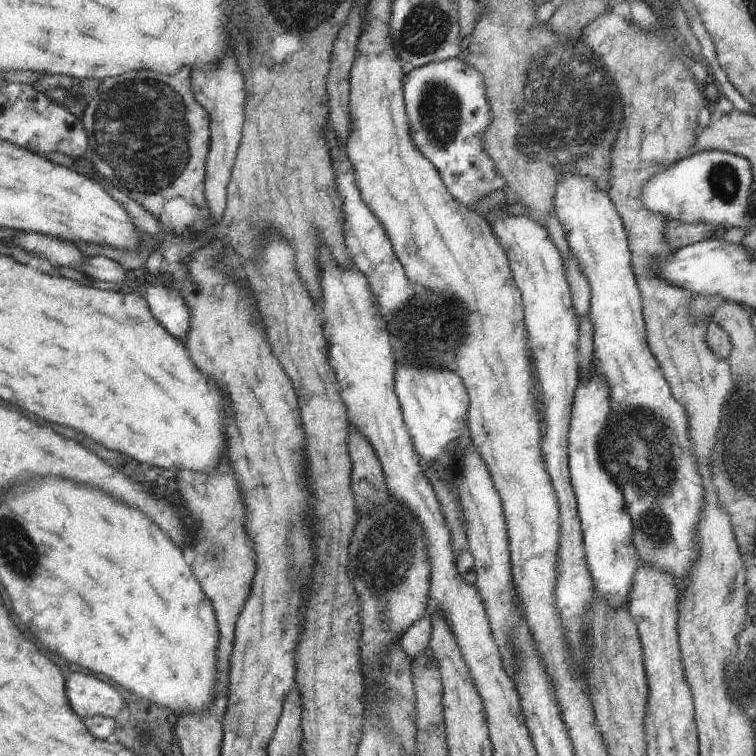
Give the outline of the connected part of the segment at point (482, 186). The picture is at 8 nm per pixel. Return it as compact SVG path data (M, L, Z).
M457 58L415 68L403 78L403 96L413 146L437 168L459 206L473 210L493 190L505 188L483 150L483 134L491 124L491 110L483 80L475 68Z

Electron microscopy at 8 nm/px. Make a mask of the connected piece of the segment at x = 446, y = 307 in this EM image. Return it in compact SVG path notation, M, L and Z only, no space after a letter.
M419 284L413 286L413 296L401 308L401 312L393 312L389 322L391 348L395 364L419 368L437 368L455 372L455 352L463 344L465 332L465 306L459 306L457 298L447 298L433 290L427 290Z

